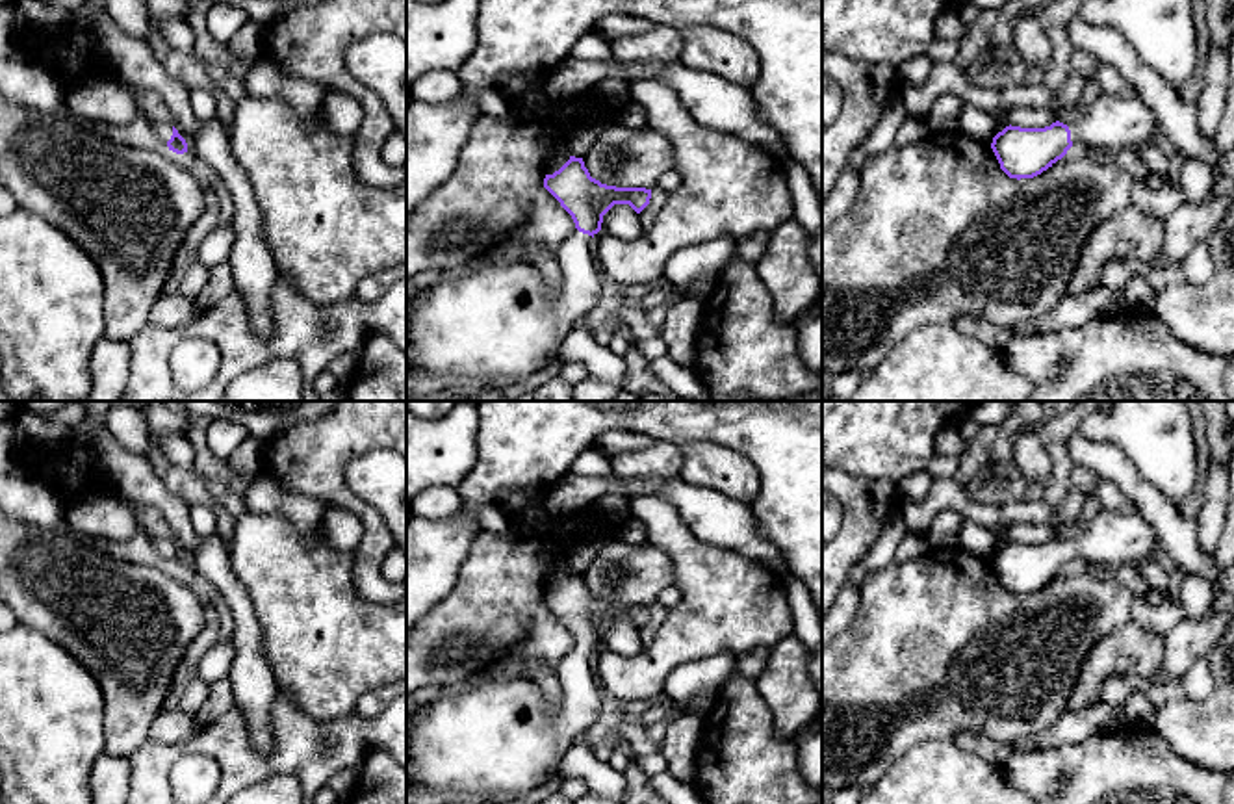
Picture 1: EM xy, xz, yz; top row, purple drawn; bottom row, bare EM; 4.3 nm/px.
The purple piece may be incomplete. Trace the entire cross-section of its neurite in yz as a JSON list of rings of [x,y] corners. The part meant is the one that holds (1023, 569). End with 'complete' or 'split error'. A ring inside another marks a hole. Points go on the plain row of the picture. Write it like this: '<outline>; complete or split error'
[[[1100,509],[1067,542],[1060,537],[1045,544],[1006,542],[991,564],[1009,594],[1034,594],[1061,576],[1073,563],[1112,574],[1126,563],[1149,559],[1158,548],[1154,527],[1138,511],[1132,514]]]; split error

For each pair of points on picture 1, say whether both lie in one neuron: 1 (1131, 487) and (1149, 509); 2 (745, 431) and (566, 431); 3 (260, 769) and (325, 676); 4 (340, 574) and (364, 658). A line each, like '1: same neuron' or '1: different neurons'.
1: same neuron
2: same neuron
3: different neurons
4: same neuron

